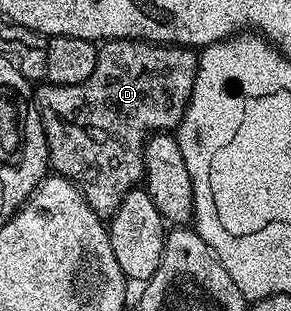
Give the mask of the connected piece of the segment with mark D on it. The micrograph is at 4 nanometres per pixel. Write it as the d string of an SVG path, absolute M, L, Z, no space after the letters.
M106 40L98 47L95 71L92 72L91 78L87 78L87 82L79 82L71 86L45 82L36 89L35 99L39 110L39 118L45 127L45 137L49 147L49 163L52 171L72 182L83 194L83 198L87 198L87 206L91 206L91 210L95 210L97 216L102 218L113 216L115 210L119 210L119 202L123 202L123 198L127 198L131 189L138 187L144 181L145 143L149 141L150 136L159 132L169 132L176 129L177 125L181 123L185 107L189 105L191 90L195 82L197 58L198 53L194 49L183 48L180 44L149 44L145 40Z

